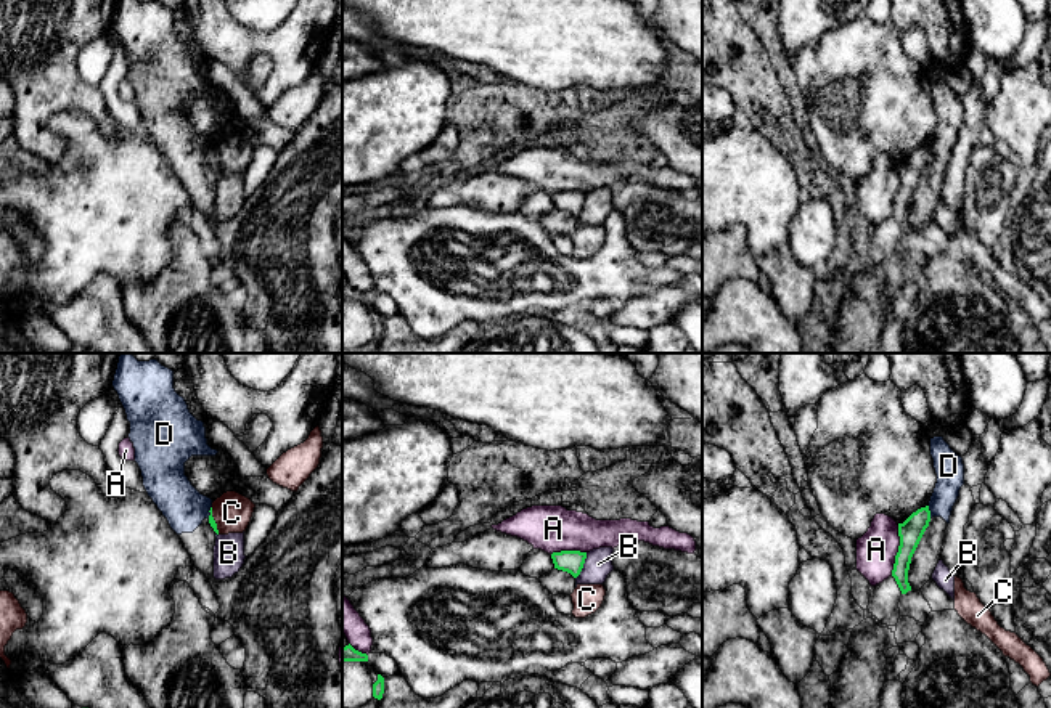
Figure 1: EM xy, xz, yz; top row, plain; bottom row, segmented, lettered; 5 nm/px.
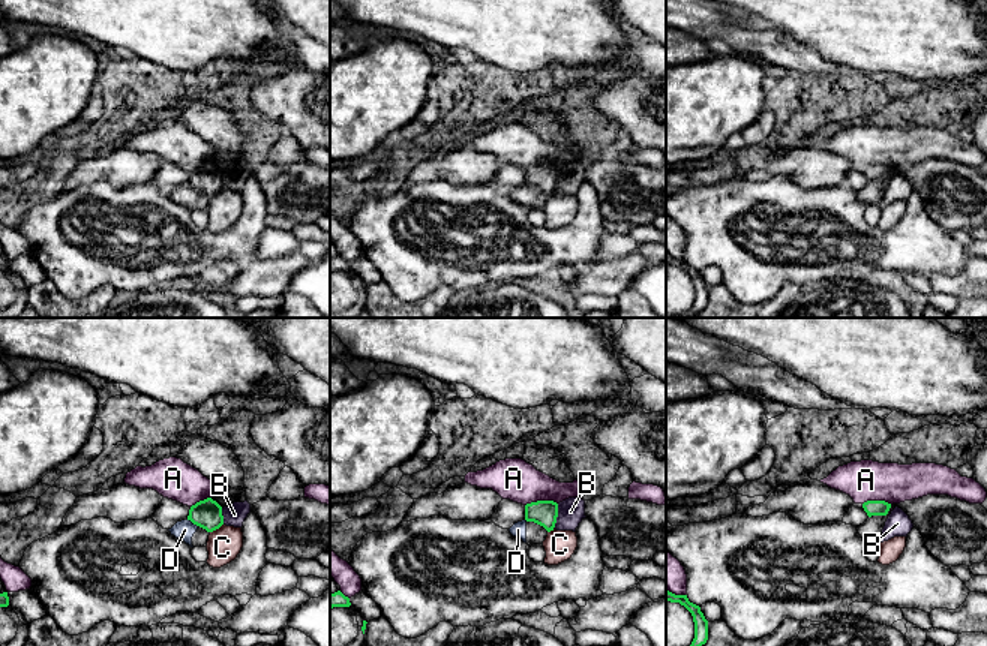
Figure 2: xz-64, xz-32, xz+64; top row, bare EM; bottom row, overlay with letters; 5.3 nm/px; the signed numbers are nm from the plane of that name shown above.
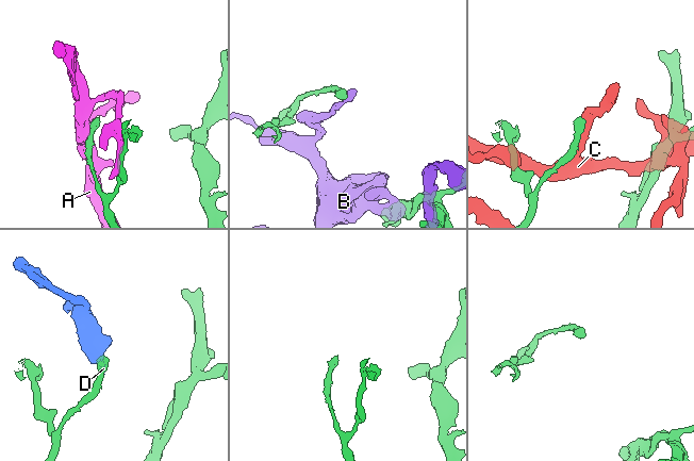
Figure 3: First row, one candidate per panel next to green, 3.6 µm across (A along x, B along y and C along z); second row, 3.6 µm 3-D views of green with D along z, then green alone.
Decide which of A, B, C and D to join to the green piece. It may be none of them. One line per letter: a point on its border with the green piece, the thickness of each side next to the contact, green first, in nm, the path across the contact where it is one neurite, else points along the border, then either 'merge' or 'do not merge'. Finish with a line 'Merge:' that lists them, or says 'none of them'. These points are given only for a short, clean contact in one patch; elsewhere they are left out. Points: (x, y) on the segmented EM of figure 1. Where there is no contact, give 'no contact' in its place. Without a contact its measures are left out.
A: meets green in yz at (899, 551); 120 nm thick on the green side, 200 nm on the other; do not merge
B: meets green in xz at (582, 565); 110 nm thick on the green side, 140 nm on the other; do not merge
C: meets green in xy at (214, 520); 30 nm thick on the green side, 190 nm on the other; do not merge
D: meets green in yz at (929, 512); 120 nm thick on the green side, 140 nm on the other; border along yz (928, 506), (931, 517); do not merge
Merge: none of them

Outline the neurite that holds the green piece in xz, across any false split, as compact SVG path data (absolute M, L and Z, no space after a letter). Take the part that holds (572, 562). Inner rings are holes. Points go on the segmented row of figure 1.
M561 551L551 554L554 568L570 573L577 578L583 568L587 552L580 551Z

